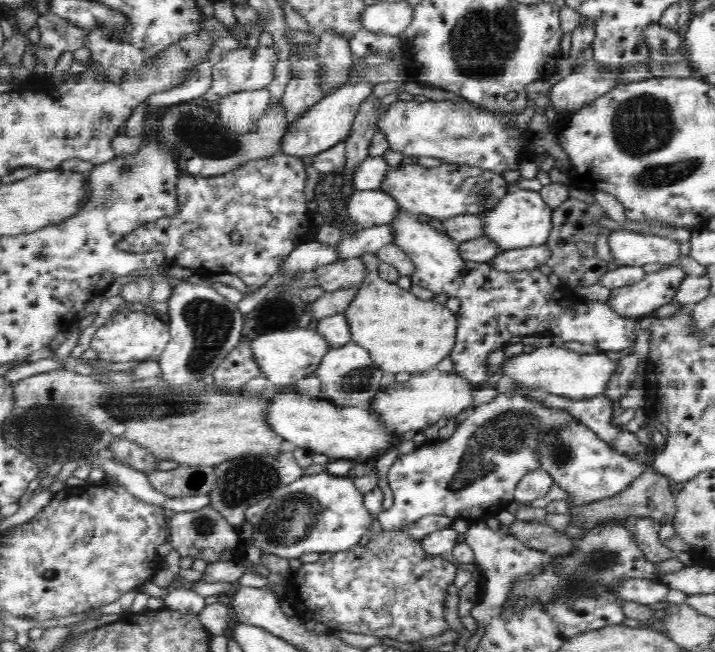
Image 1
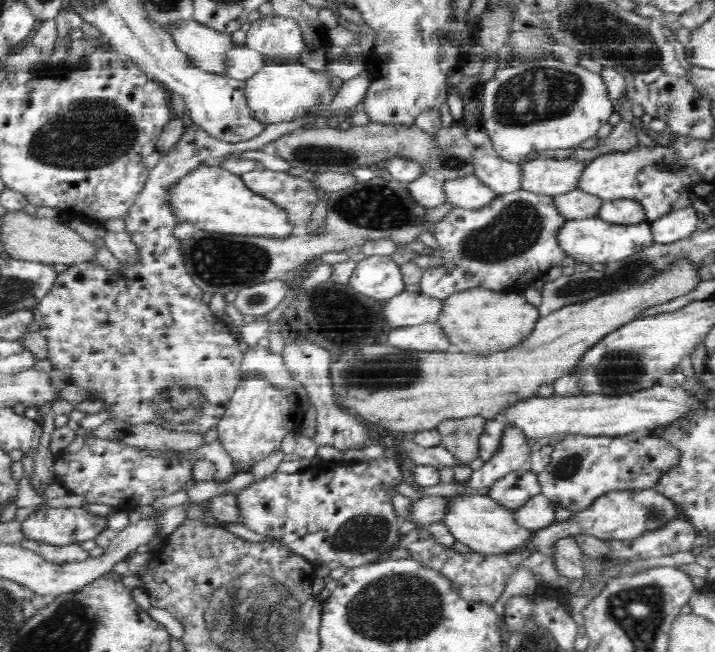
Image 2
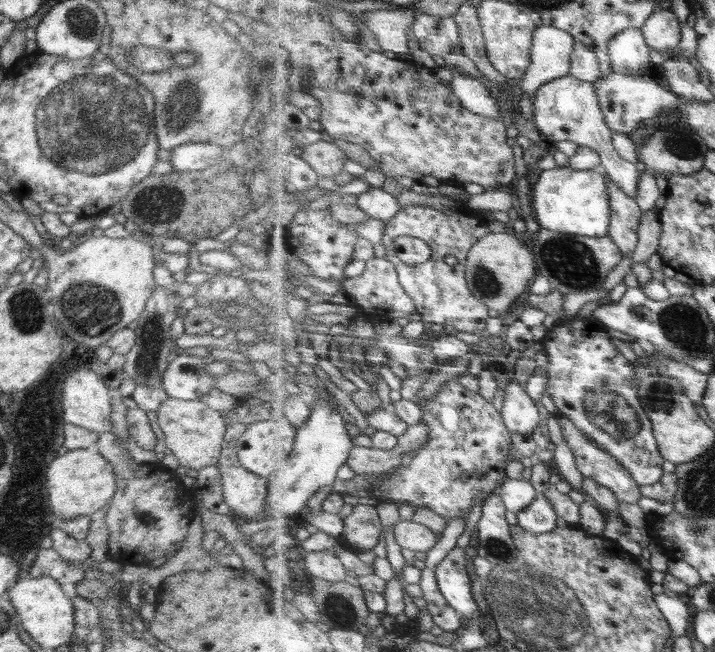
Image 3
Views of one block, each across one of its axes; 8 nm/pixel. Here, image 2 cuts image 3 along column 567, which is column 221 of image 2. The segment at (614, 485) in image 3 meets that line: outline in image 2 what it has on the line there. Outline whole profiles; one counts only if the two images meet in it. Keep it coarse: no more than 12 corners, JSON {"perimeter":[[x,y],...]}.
{"perimeter":[[262,375],[238,384],[218,422],[236,464],[296,428],[297,405]]}

